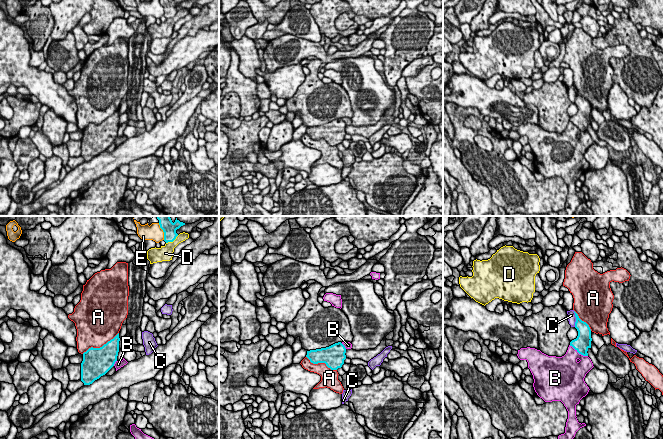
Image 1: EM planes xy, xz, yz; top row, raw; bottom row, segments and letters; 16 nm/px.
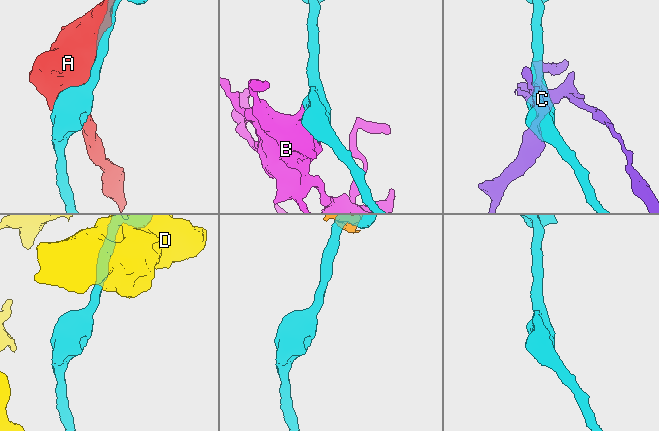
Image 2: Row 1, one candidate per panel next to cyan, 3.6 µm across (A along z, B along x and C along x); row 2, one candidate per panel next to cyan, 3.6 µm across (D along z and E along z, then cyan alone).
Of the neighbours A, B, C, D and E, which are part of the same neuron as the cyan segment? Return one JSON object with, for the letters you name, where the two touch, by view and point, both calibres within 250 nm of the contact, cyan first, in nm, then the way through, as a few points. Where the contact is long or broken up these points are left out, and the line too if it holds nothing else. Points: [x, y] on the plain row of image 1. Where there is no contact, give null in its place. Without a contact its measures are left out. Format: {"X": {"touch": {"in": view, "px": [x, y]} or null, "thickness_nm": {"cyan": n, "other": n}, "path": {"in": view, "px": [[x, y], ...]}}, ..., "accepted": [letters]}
{"accepted": []}

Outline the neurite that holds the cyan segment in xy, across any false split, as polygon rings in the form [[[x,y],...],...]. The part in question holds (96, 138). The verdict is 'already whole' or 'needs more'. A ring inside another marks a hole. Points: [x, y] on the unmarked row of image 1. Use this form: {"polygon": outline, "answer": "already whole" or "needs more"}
{"polygon": [[[119,109],[100,124],[89,124],[83,129],[81,157],[90,161],[105,151],[117,137],[119,128]]], "answer": "already whole"}

